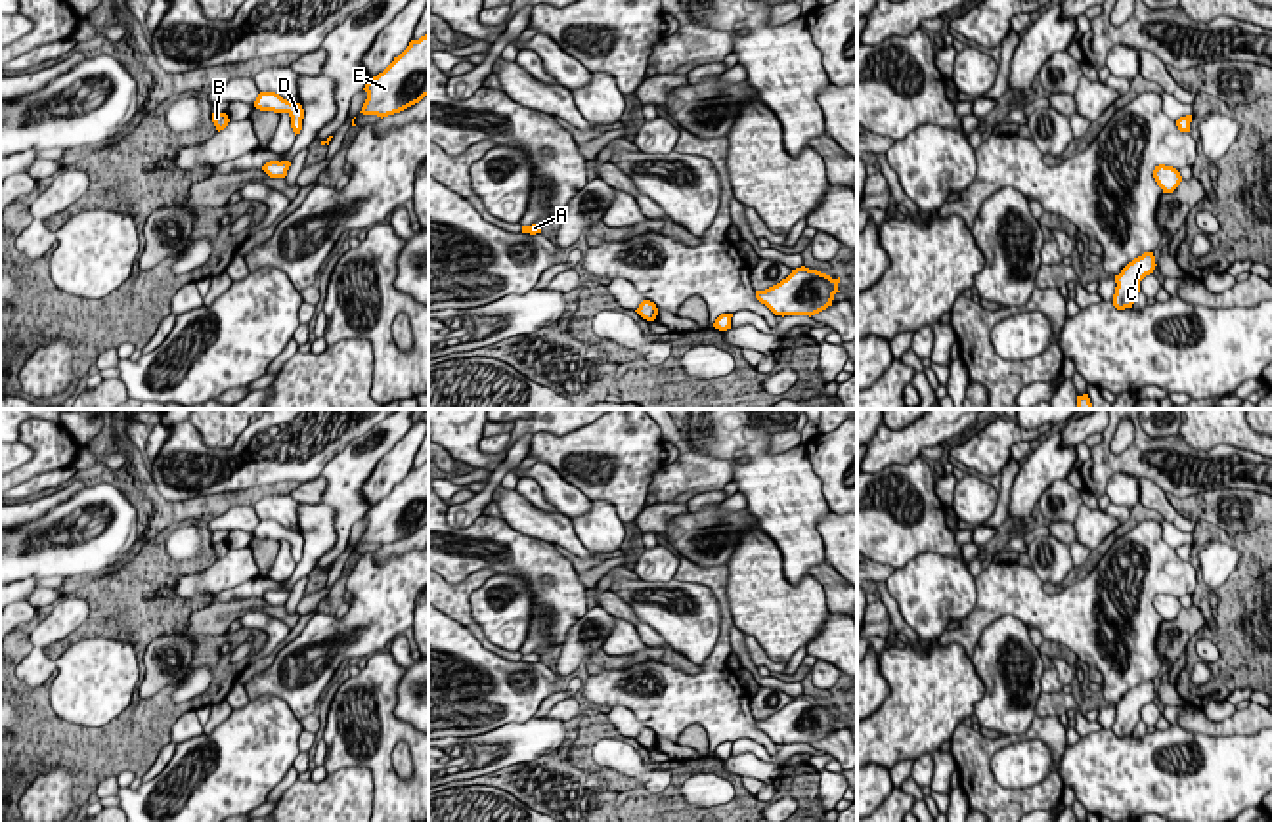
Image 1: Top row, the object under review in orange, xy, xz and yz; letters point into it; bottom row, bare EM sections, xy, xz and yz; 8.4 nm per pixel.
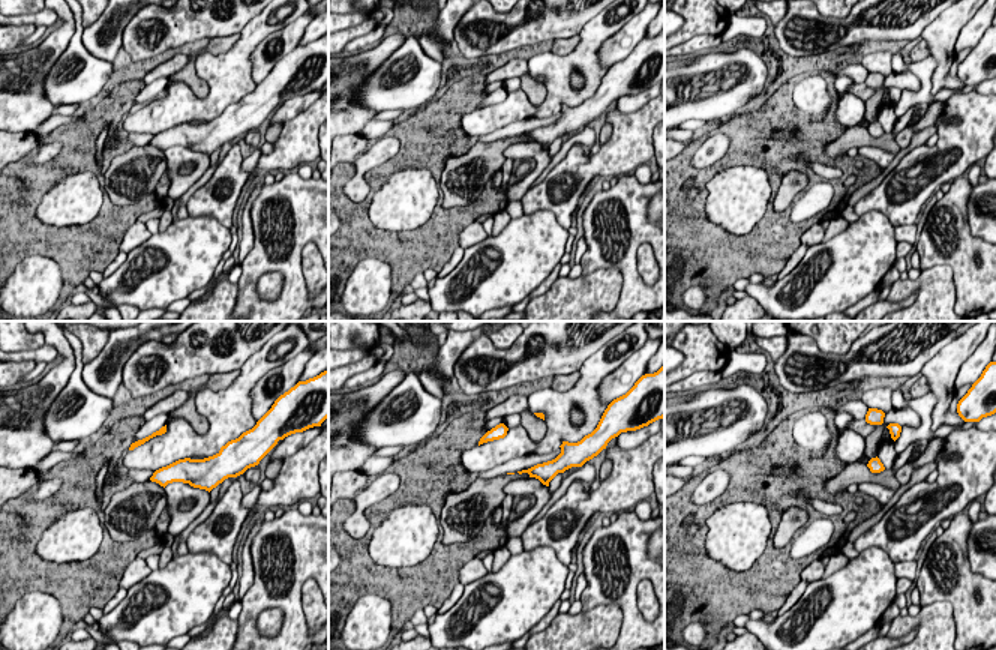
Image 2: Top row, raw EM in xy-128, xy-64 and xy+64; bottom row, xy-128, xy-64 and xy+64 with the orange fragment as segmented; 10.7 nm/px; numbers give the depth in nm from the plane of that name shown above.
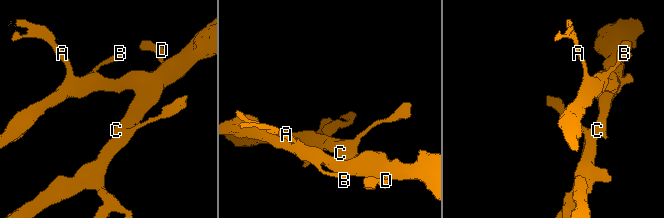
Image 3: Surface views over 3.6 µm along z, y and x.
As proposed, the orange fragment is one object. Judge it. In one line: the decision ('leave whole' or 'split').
leave whole

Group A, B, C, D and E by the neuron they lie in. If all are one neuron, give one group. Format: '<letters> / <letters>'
A B C D E

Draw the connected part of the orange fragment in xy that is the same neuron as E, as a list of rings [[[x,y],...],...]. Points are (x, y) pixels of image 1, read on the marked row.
[[[428,32],[394,57],[394,61],[363,88],[367,99],[360,113],[388,117],[428,96]]]

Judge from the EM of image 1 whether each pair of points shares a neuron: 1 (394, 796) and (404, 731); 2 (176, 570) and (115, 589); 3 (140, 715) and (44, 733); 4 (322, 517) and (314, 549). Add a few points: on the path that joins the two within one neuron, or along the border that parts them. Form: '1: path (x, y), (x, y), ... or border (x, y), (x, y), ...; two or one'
1: path (385, 778), (383, 748), (387, 744); one
2: path (161, 572), (140, 589), (131, 589); one
3: path (117, 738), (67, 740); one
4: path (318, 524), (318, 541); one

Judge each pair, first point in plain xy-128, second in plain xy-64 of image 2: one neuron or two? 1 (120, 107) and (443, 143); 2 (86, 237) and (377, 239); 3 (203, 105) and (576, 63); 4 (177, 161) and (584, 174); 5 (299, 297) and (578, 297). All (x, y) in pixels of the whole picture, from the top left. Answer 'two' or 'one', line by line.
1: one
2: one
3: one
4: one
5: two

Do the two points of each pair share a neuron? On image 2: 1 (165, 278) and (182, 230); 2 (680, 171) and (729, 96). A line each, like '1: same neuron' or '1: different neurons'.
1: same neuron
2: different neurons

